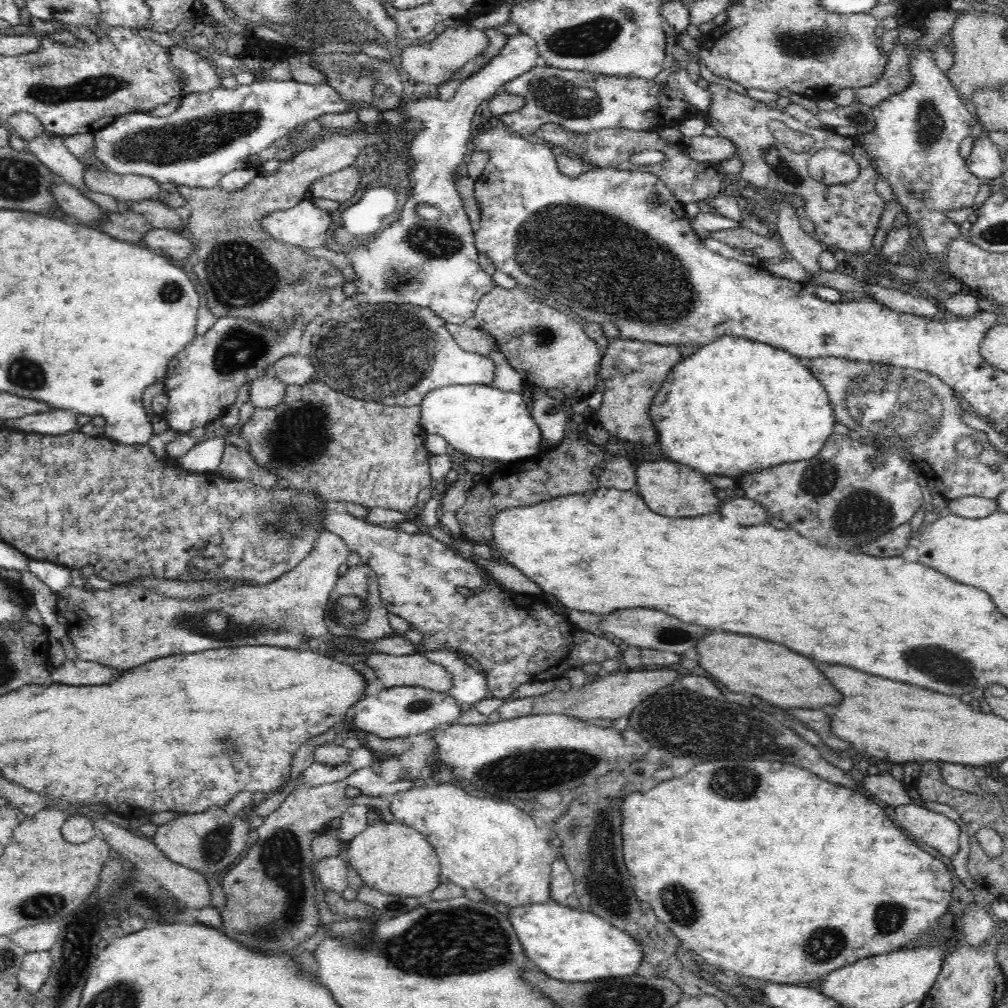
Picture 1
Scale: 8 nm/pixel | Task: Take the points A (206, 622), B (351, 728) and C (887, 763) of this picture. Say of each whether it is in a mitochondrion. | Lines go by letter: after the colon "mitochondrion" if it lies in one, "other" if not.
A: mitochondrion
B: other
C: other

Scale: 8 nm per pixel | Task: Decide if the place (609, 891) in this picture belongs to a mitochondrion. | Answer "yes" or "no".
yes

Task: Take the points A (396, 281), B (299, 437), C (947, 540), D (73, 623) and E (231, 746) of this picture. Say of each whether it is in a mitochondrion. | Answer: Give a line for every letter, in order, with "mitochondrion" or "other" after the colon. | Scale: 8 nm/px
A: mitochondrion
B: mitochondrion
C: other
D: other
E: mitochondrion

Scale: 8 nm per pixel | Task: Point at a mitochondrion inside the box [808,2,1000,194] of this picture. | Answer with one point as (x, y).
(930, 123)

